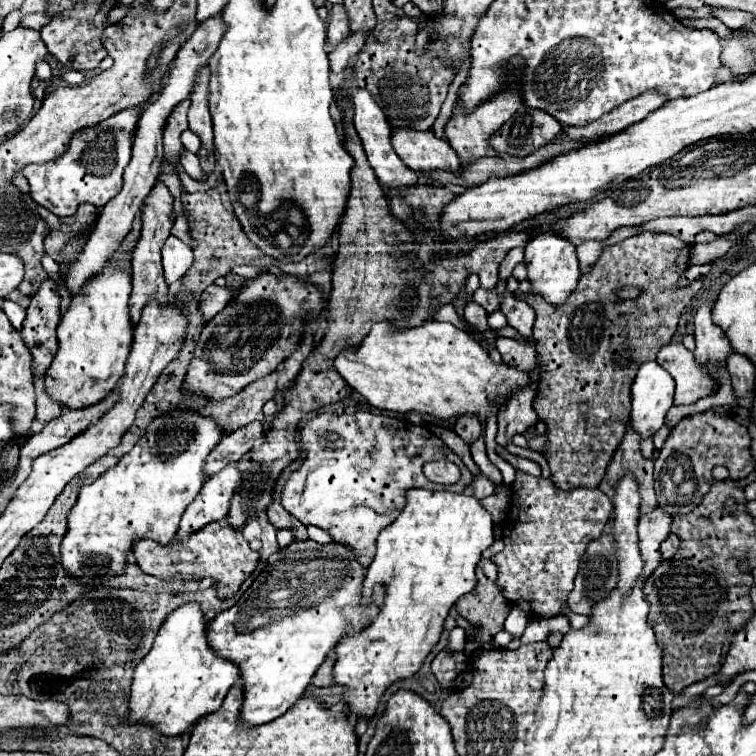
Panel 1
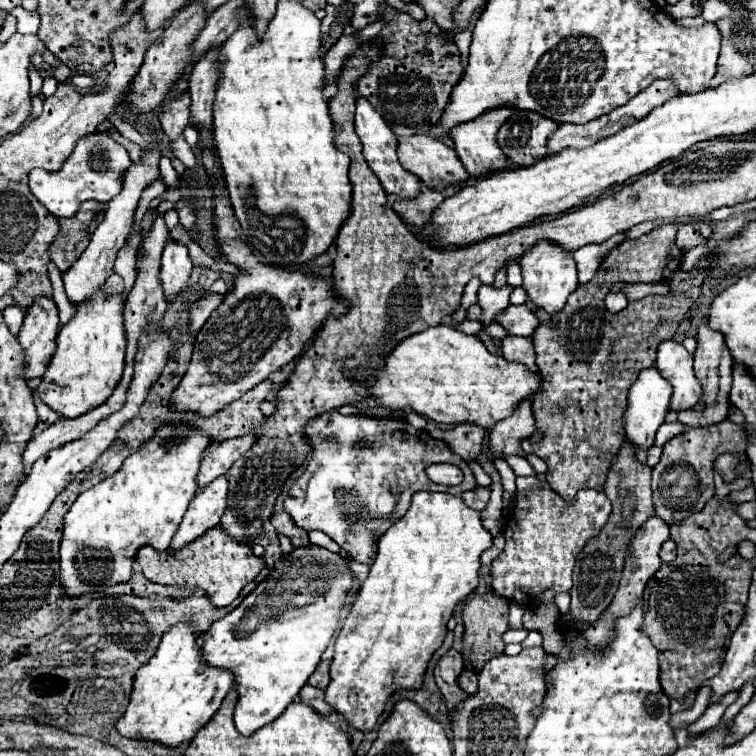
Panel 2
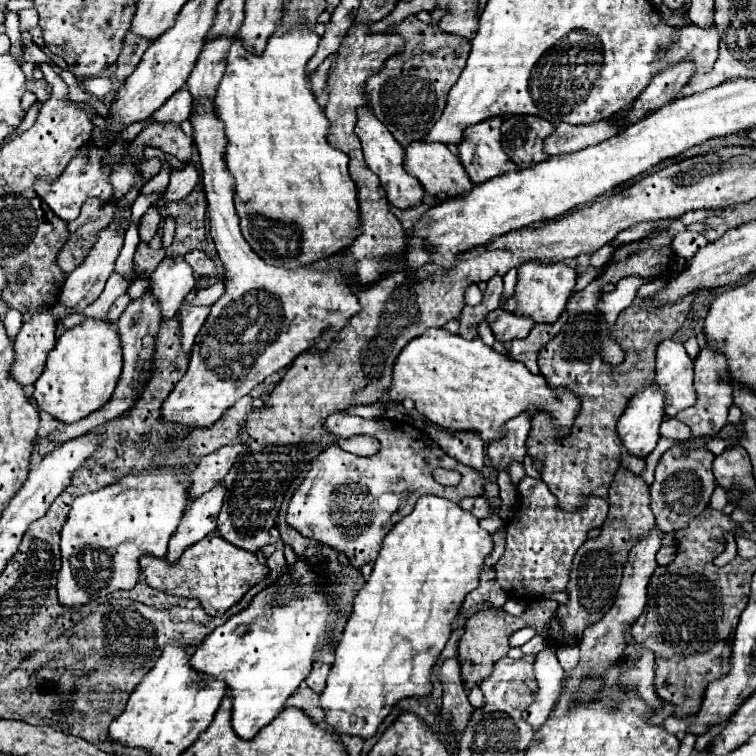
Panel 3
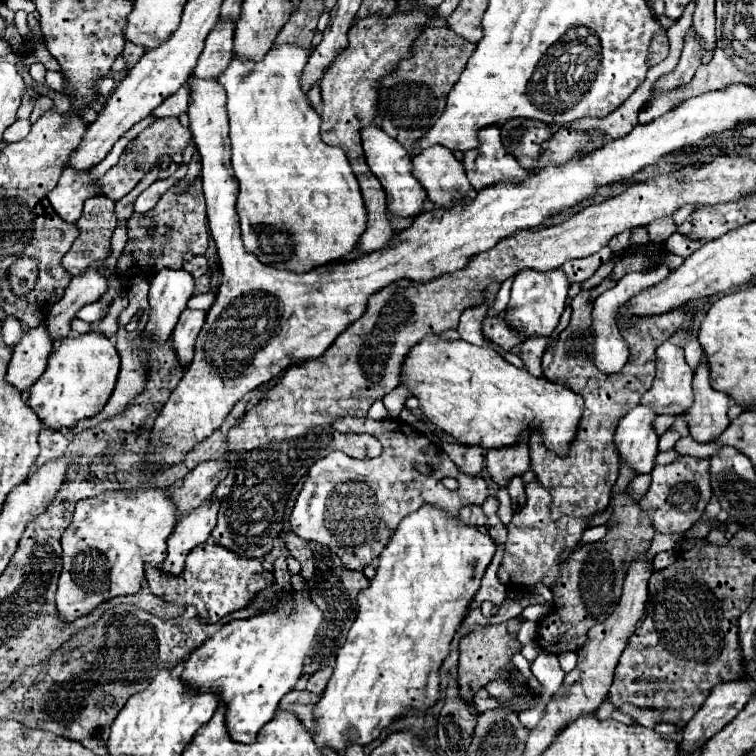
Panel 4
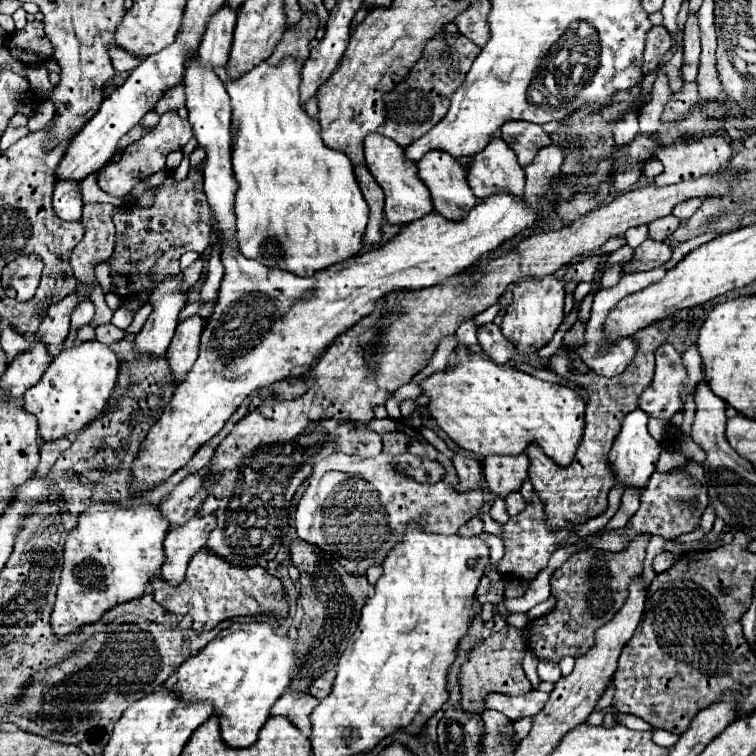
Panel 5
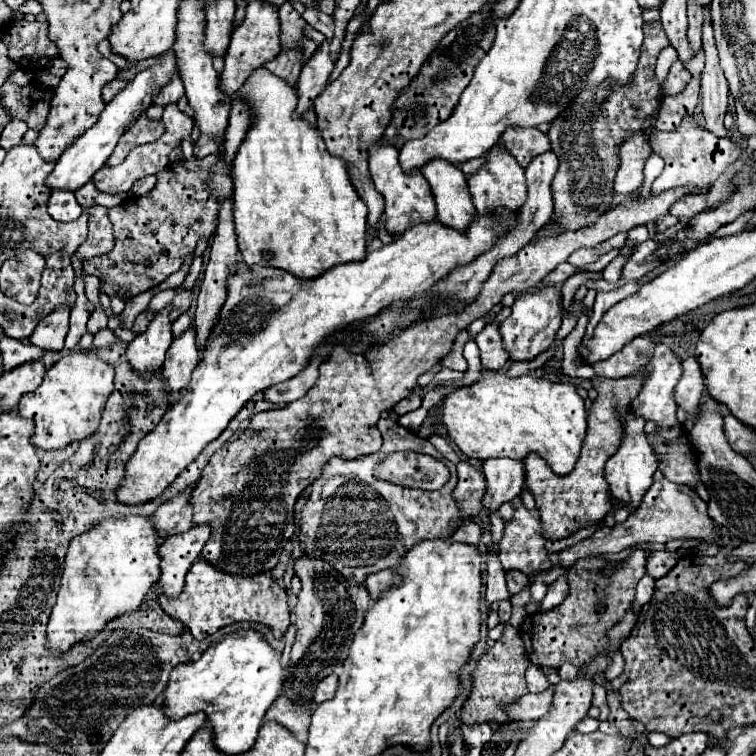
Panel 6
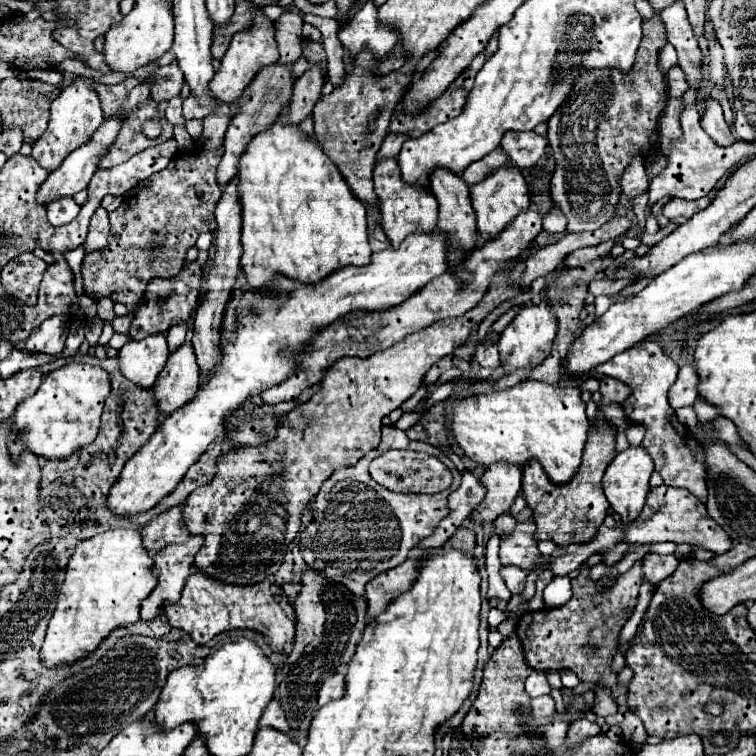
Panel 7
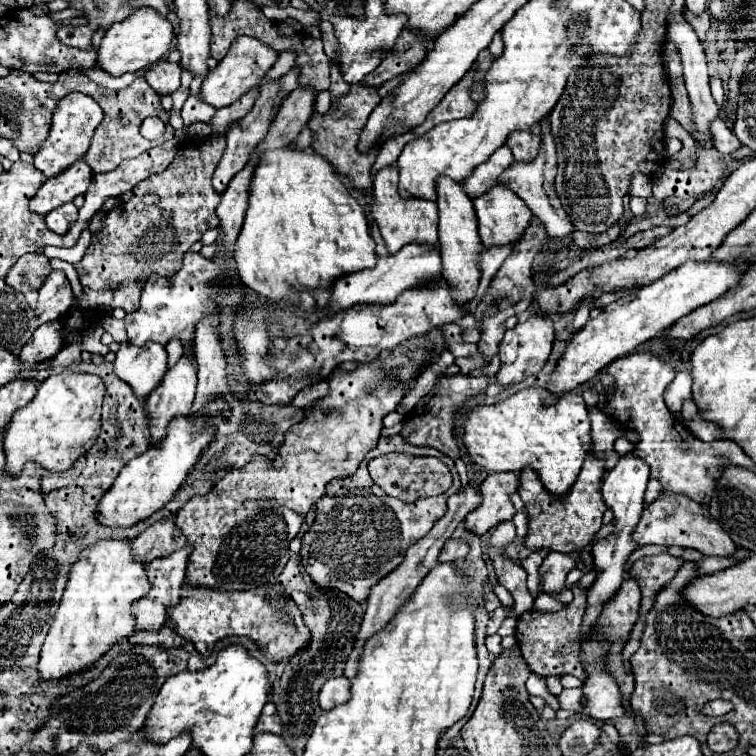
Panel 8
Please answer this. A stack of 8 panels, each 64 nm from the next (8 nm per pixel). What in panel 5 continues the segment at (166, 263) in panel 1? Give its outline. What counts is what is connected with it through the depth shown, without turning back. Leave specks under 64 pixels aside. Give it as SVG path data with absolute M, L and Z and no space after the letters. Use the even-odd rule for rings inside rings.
M170 276L160 282L150 296L154 312L146 320L140 334L134 338L134 350L148 356L164 356L174 336L180 310L186 306L186 292L176 292L182 284L182 276Z

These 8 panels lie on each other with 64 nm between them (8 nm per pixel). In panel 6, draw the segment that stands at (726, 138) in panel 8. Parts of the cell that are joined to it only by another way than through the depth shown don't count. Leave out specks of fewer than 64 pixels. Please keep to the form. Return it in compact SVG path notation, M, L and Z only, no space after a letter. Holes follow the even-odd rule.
M704 10L704 34L702 44L706 52L706 66L702 70L702 114L704 114L704 128L718 138L730 138L728 130L724 128L724 114L728 108L728 82L724 72L718 64L718 50L714 42L714 30L710 24L710 10Z

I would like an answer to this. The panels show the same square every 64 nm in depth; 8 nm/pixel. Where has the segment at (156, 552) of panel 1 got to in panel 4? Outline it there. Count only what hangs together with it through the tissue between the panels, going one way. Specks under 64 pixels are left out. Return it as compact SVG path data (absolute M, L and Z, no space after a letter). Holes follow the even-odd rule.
M204 542L190 552L190 556L186 558L186 568L180 576L170 576L170 574L166 576L166 572L146 566L146 580L154 596L178 606L194 604L200 622L216 624L226 614L246 608L252 602L252 598L274 580L274 576L272 572L262 568L260 560L240 558L238 554L218 544Z

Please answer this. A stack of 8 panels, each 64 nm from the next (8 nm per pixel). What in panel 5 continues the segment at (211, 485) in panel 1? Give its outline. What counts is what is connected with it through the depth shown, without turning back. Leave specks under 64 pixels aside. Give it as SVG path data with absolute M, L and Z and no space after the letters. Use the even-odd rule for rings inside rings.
M194 516L192 520L188 520L182 528L174 528L166 534L166 540L164 540L164 556L166 556L166 562L162 564L162 580L166 580L170 586L178 586L182 580L184 580L184 574L186 574L186 568L188 568L188 562L190 558L202 550L202 546L206 546L206 540L208 540L208 534L212 532L216 520L214 516Z

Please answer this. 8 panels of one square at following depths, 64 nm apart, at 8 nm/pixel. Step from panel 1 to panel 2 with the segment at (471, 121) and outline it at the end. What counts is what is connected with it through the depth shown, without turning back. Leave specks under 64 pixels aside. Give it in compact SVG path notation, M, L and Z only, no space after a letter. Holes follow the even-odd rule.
M512 108L488 110L488 112L484 112L482 116L478 116L476 120L466 122L466 124L460 124L460 126L456 126L456 128L450 130L450 136L452 136L452 142L454 142L454 150L456 150L458 158L462 160L462 164L464 164L464 168L468 170L470 176L474 176L474 178L484 178L484 176L488 176L488 174L494 174L494 172L498 172L498 170L508 168L506 154L498 148L496 134L498 134L500 126L508 120L510 114L512 114Z

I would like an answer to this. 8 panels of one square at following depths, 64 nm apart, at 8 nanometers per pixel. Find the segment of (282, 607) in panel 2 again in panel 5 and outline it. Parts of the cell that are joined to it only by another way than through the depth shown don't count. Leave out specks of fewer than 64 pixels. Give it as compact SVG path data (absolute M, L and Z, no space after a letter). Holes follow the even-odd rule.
M264 622L232 624L200 650L198 656L178 666L174 692L186 702L210 702L220 722L222 742L228 748L248 748L266 724L270 708L288 688L296 664L296 640L278 636L274 626Z

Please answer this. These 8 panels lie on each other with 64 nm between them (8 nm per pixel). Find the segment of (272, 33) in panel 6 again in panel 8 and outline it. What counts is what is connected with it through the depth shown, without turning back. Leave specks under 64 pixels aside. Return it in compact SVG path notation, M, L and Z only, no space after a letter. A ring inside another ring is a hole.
M240 36L238 40L234 40L234 44L228 50L228 54L224 56L224 60L220 60L218 66L210 70L210 76L206 76L206 80L200 88L202 102L214 106L216 110L234 104L238 98L242 98L250 88L254 88L260 82L260 78L274 66L276 58L278 58L278 54L272 48L268 48L266 44L262 44L260 40L250 38L250 36Z

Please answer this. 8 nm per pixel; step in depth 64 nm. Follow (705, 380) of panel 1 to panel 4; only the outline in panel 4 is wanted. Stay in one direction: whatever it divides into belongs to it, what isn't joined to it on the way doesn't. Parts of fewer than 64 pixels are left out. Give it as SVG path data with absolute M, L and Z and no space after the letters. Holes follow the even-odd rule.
M664 342L656 352L656 378L640 404L654 404L658 414L684 414L692 404L692 368L684 360L684 350Z

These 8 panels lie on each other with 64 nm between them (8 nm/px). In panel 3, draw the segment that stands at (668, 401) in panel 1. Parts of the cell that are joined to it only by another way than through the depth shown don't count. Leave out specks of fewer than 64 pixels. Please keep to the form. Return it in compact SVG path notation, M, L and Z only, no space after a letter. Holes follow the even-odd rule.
M652 384L630 400L630 406L616 424L616 432L624 450L632 456L646 458L658 444L662 420L664 396Z

